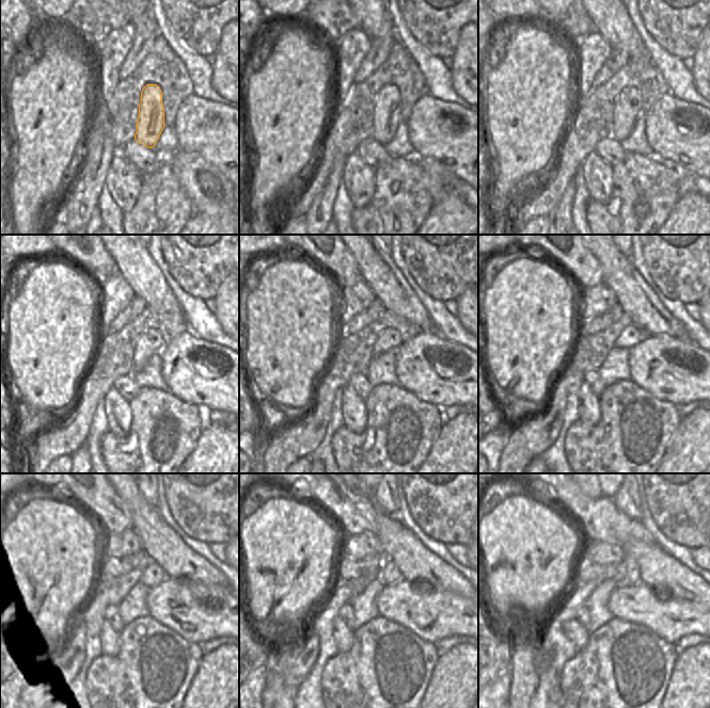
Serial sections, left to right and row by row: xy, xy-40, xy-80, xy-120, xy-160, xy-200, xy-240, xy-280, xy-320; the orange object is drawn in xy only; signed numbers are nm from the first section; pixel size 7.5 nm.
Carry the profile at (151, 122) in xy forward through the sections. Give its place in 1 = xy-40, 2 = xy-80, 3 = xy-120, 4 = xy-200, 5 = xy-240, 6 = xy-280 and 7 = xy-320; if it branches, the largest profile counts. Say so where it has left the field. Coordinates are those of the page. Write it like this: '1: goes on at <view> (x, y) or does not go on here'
1: goes on at xy-40 (388, 111)
2: goes on at xy-80 (627, 110)
3: goes on at xy-120 (151, 341)
4: goes on at xy-200 (630, 336)
5: goes on at xy-240 (152, 576)
6: goes on at xy-280 (389, 575)
7: goes on at xy-320 (632, 575)

